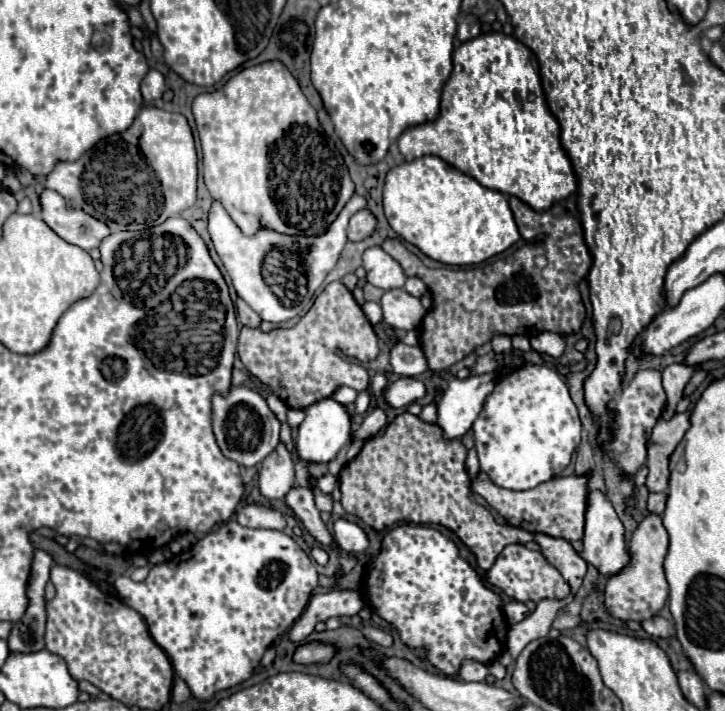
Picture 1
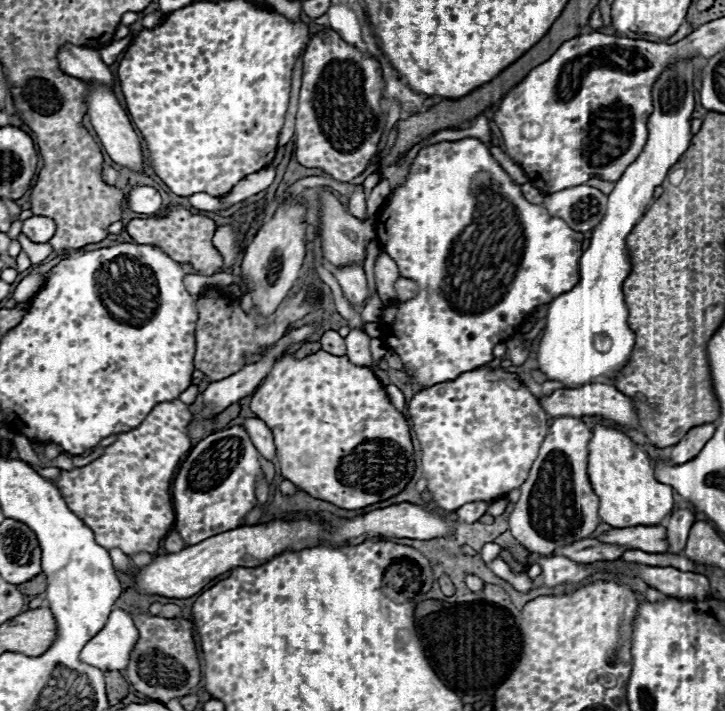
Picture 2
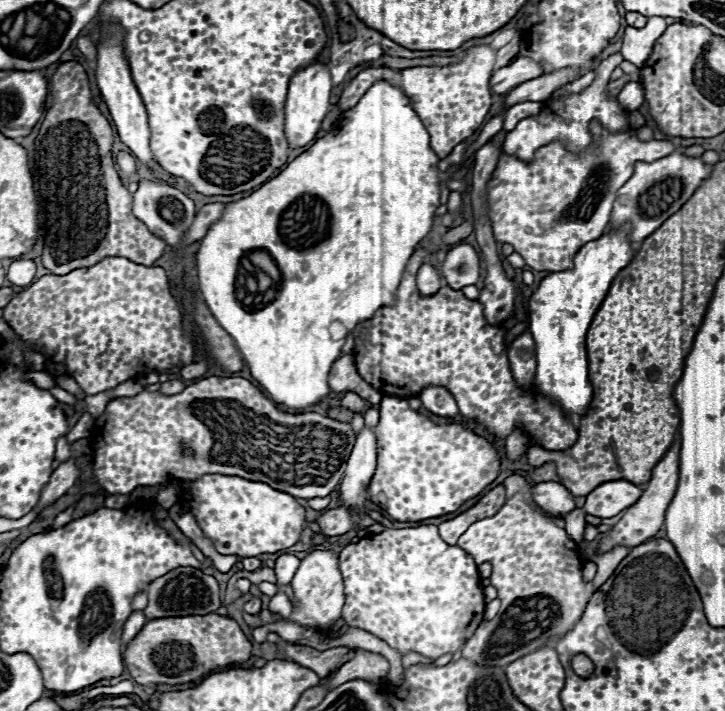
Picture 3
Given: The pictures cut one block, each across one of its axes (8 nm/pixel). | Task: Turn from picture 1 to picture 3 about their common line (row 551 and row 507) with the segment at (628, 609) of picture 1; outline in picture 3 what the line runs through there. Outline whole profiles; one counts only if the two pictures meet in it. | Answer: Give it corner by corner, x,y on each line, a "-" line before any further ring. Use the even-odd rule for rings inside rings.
676,438
672,442
672,446
668,448
668,452
664,454
664,458
652,468
652,478
650,478
646,490
642,492
642,496
638,498
638,502
632,504
624,512
622,520
606,532
606,538
598,542
598,554
604,554
604,552
612,550
614,546
630,546
630,548
634,548
634,546
640,546
644,540
654,538
658,534
658,530
664,524
664,512
666,512
670,500
674,498
676,484
678,484
678,452
680,452
680,440

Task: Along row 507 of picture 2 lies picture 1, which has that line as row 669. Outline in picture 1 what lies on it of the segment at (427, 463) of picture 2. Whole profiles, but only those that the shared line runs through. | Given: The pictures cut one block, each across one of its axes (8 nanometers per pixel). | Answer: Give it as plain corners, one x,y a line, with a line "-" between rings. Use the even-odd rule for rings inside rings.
400,524
384,534
380,552
368,564
364,578
364,596
376,614
398,630
398,636
408,648
424,648
426,660
444,676
456,676
464,660
474,660
484,666
492,664
506,646
508,624
504,618
504,602
500,594
484,584
480,574
468,560
460,558
456,542
432,526

